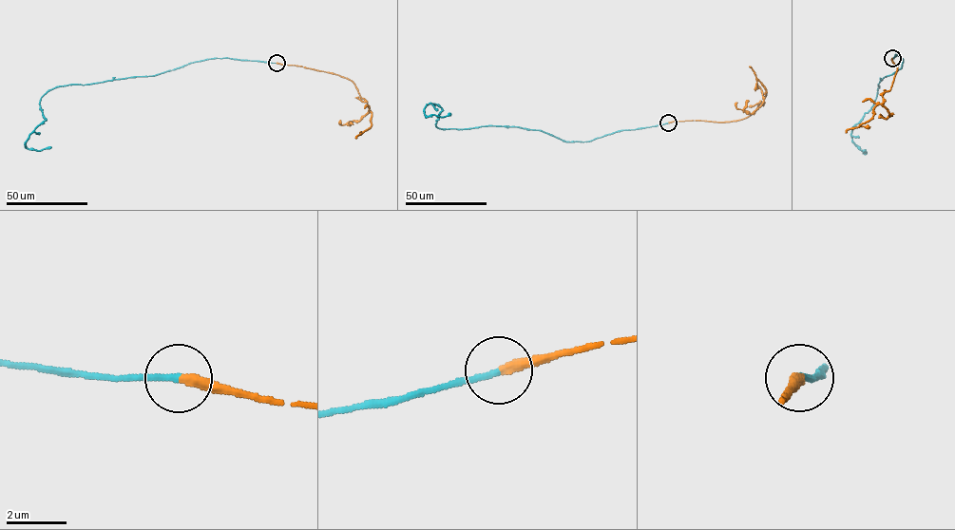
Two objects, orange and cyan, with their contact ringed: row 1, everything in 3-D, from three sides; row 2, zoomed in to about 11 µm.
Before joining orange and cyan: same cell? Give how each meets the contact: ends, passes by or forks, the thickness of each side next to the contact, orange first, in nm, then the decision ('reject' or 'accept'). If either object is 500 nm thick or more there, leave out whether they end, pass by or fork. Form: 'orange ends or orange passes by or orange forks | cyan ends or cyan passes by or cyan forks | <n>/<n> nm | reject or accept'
orange ends | cyan ends | 320/220 nm | accept

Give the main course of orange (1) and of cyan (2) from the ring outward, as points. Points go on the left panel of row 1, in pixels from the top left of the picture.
1: (276, 63), (333, 72), (353, 83), (372, 115), (372, 125), (355, 138)
2: (276, 63), (212, 58), (156, 75), (56, 86), (41, 98), (46, 120), (25, 145), (37, 150), (51, 147)

